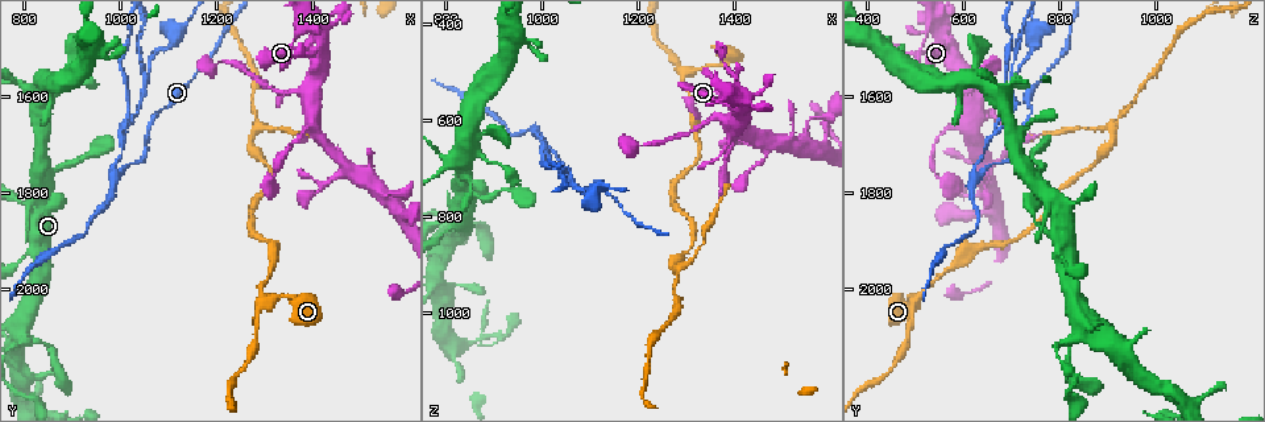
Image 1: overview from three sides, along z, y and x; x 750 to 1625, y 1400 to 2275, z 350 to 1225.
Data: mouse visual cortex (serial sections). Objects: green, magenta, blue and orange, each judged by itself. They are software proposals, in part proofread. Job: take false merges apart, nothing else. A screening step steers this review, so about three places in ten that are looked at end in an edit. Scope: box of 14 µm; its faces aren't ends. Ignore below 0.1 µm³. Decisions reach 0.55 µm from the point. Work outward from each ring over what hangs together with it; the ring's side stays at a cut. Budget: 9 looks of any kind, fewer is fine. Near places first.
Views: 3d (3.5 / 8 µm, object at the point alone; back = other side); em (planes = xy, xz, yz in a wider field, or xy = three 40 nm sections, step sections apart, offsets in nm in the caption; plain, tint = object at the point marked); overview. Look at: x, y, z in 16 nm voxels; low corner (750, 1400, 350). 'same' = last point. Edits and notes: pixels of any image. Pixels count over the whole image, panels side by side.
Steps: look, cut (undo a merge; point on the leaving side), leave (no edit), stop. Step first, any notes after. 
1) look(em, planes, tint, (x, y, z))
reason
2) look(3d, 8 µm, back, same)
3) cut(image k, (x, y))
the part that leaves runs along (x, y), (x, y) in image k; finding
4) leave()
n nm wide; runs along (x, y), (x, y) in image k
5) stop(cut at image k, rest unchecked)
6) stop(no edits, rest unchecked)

look(3d, 3.5 µm, (1300, 2030, 500))
arms part here

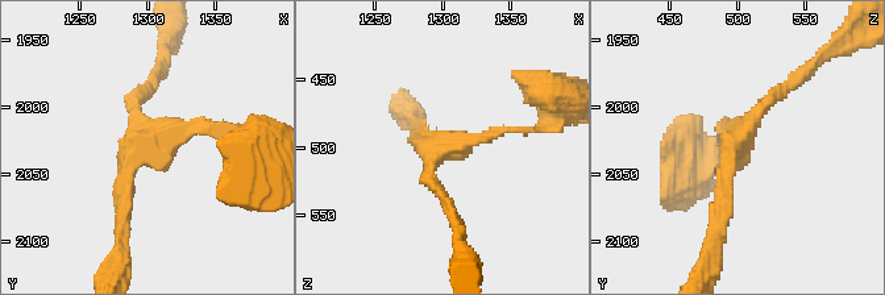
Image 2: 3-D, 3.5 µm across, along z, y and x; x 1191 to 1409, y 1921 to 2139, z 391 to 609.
look(em, xy, step 1, tint, (1302, 2024, 500))
3 arms; arms of 100, 200, 200 nm

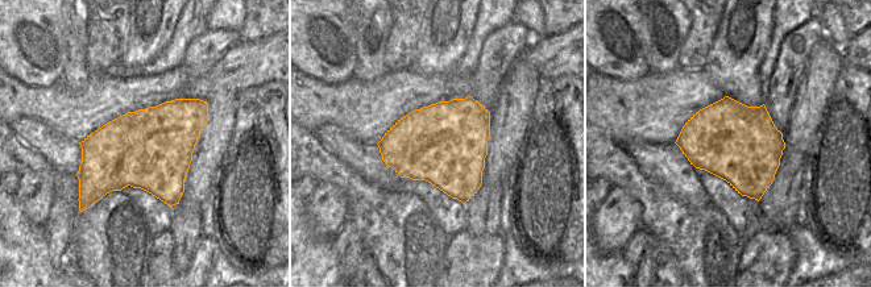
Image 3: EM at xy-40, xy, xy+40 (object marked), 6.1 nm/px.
leave()
all the same cell

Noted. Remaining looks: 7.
look(3d, 3.5 µm, (1280, 1670, 910))
a fork

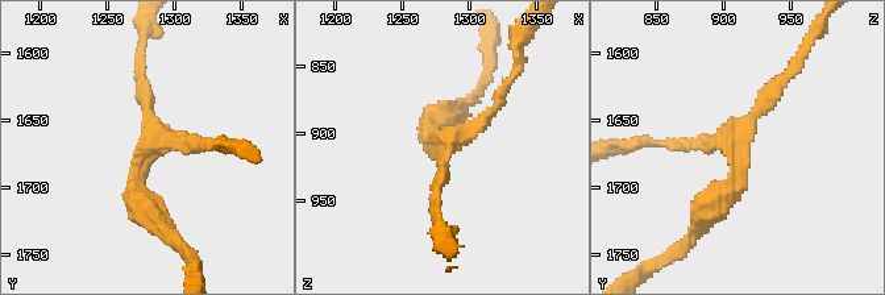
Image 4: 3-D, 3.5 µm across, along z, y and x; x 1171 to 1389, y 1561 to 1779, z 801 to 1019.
look(em, xy, step 1, tint, (1280, 1672, 912))

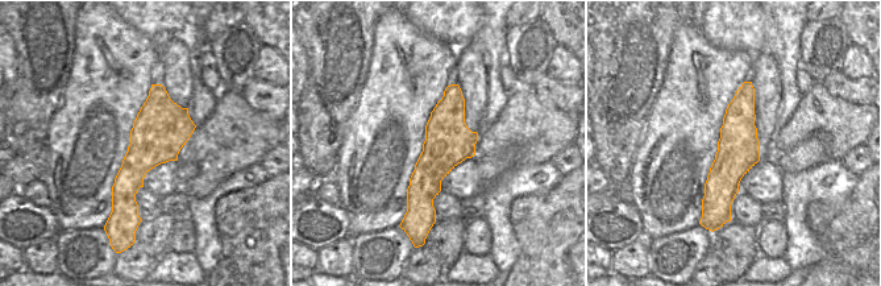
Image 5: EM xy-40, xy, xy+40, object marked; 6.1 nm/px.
leave()
runs along (702, 217), (786, 77) in image 4; one cell here

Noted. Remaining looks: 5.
look(3d, 8 µm, (1010, 1690, 655))
arms part here

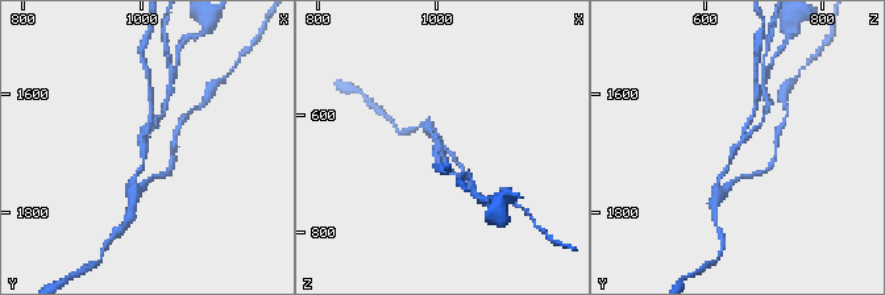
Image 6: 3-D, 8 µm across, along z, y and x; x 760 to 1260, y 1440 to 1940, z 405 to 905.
look(3d, 3.5 µm, (1005, 1685, 655))

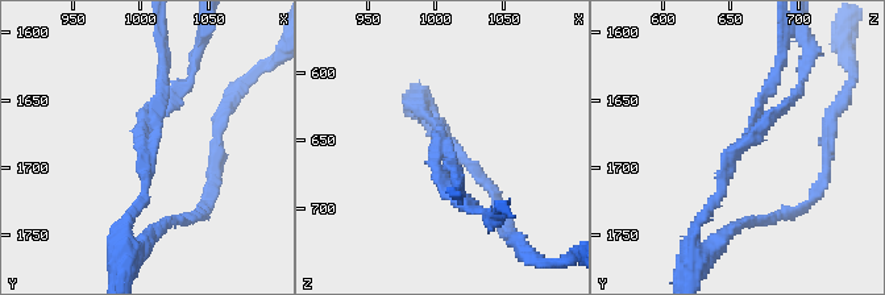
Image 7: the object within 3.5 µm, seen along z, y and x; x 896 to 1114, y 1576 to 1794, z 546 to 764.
look(em, xy, step 5, tint, (1008, 1688, 656))
3 arms; arms of 150, 150, 150 nm; shape alone is not enough

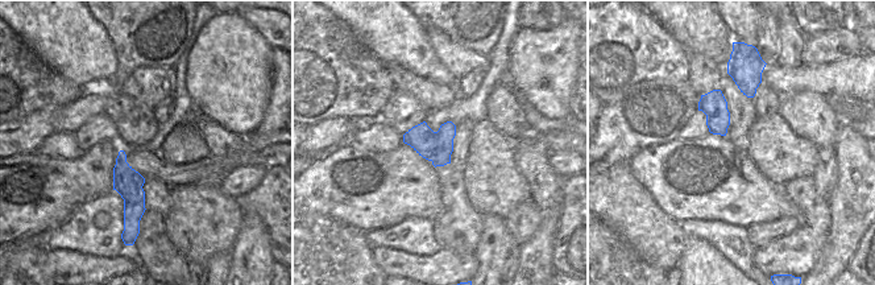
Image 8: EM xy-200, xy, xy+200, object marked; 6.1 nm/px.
cut(image 7, (175, 92))
a second cell is stuck on

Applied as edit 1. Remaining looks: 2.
look(3d, 3.5 µm, (835, 1905, 815))
thin arm on a thick one

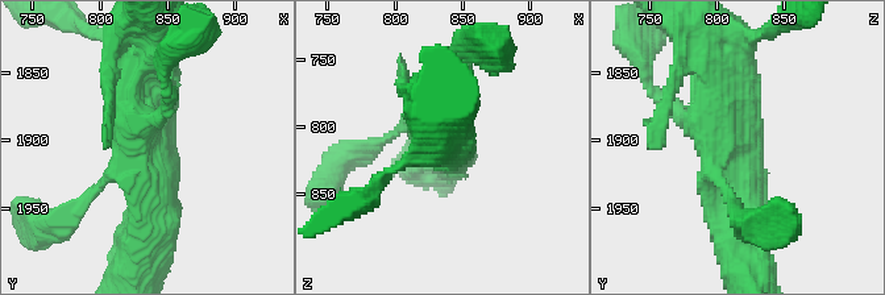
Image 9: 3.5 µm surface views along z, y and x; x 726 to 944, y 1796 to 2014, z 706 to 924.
look(em, xy, step 5, tint, (836, 1910, 812))

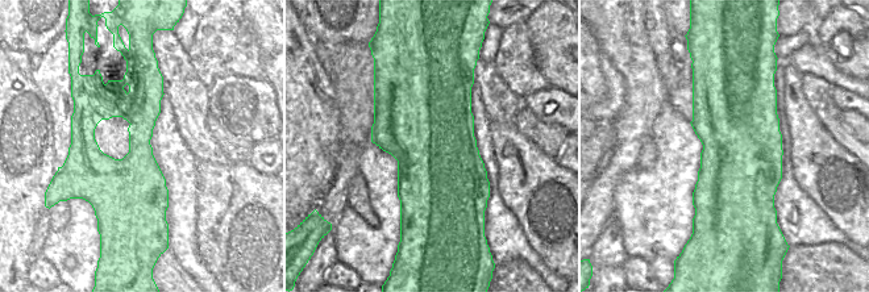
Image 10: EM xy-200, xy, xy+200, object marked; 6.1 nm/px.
leave()
runs along (167, 107), (148, 163), (87, 196) in image 9; one cell here

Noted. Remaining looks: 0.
stop(cut at image 7, rest unchecked)

